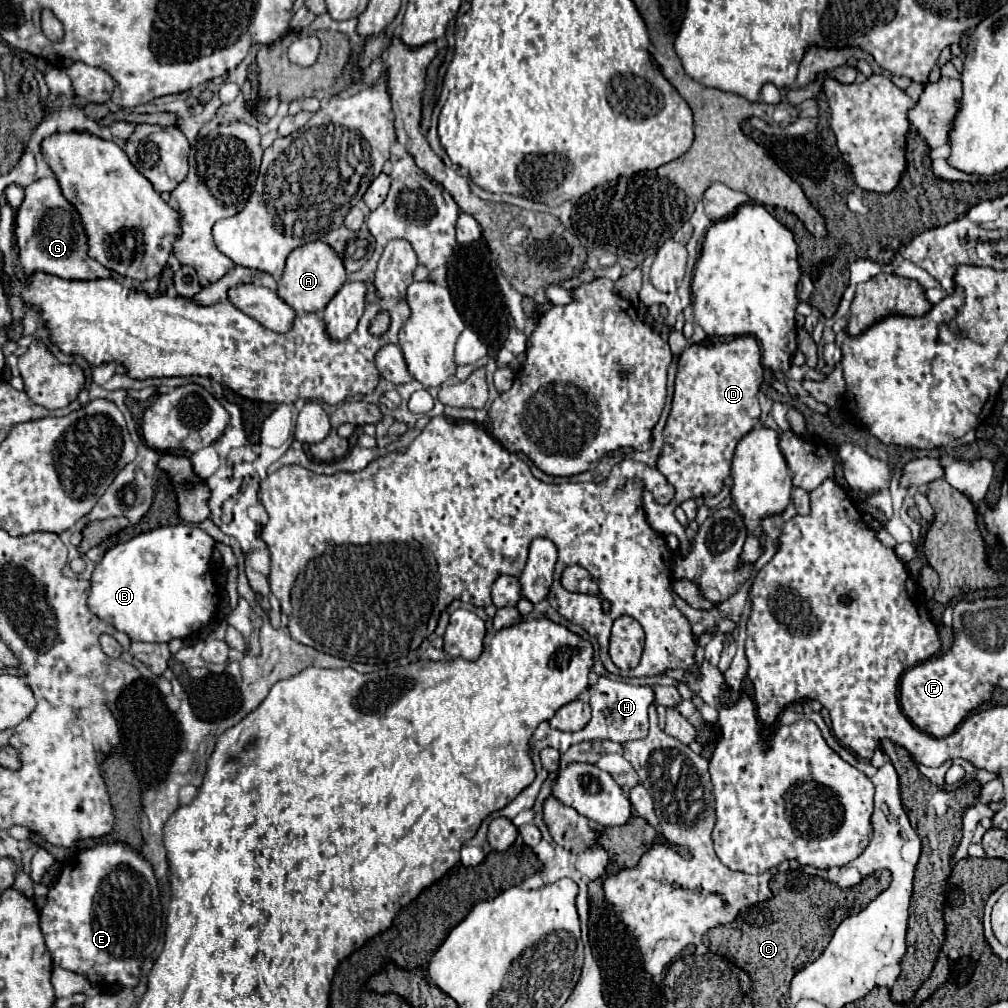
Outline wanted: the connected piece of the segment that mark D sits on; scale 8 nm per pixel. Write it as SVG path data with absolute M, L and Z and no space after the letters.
M736 337L716 345L690 345L678 359L676 391L672 411L664 429L664 453L658 459L658 471L676 489L672 503L660 505L644 501L650 527L658 533L674 533L680 539L678 553L686 557L688 539L684 527L676 521L674 509L694 497L718 495L730 477L730 463L736 443L760 421L758 391L762 385L760 347L754 337Z

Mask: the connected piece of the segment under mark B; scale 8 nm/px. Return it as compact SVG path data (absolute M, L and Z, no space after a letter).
M174 525L136 535L104 553L92 573L88 609L126 633L130 641L168 643L202 629L216 611L216 593L206 579L214 541L198 527Z

